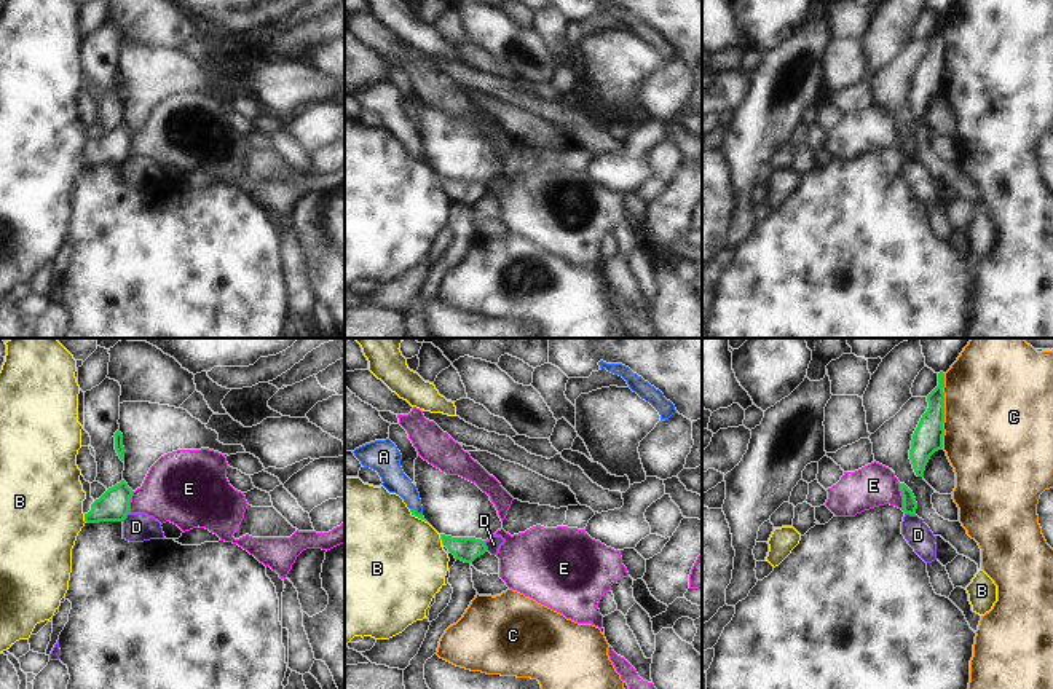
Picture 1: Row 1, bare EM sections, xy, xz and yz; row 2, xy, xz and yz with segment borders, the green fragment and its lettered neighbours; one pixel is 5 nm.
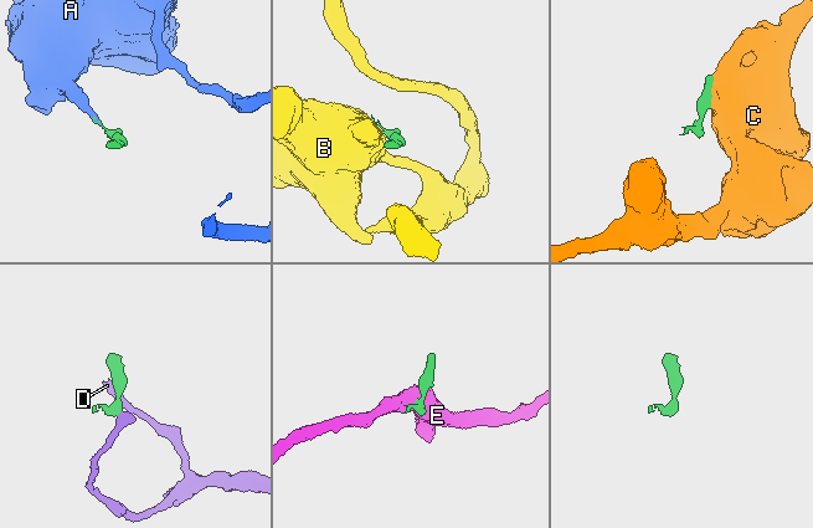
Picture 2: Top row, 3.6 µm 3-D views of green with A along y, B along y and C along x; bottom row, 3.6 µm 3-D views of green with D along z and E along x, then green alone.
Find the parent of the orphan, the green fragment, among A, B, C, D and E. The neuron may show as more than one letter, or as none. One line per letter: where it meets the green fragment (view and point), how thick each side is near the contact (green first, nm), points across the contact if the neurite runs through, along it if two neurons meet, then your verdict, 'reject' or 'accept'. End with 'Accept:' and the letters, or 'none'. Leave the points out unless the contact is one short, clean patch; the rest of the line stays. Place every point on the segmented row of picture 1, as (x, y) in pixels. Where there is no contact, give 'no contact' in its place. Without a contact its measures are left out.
A: meets green in xz at (415, 511); 30 nm thick on the green side, 120 nm on the other; runs through xz (414, 512), (415, 511), (412, 498), (394, 480); accept
B: meets green in xy at (85, 519); 160 nm thick on the green side, 420 nm on the other; border along xy (83, 514), (86, 522); reject
C: meets green in yz at (943, 410); 150 nm thick on the green side, 500 nm on the other; border along yz (945, 374), (942, 447); reject
D: meets green in yz at (910, 514); 70 nm thick on the green side, 130 nm on the other; border along yz (905, 512), (914, 515); reject
E: meets green in yz at (902, 495); 70 nm thick on the green side, 220 nm on the other; border along yz (899, 484), (903, 509); reject
Accept: A

